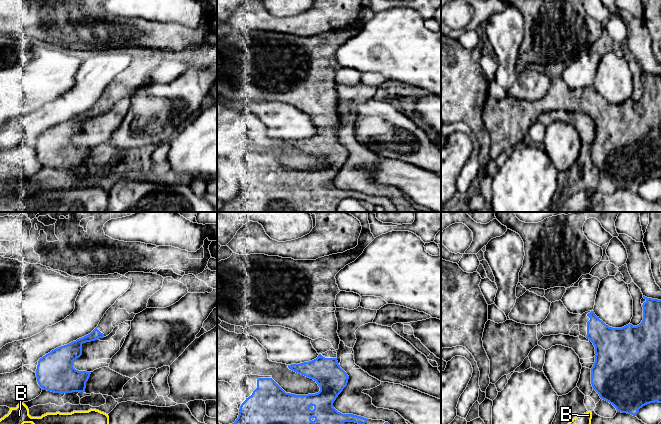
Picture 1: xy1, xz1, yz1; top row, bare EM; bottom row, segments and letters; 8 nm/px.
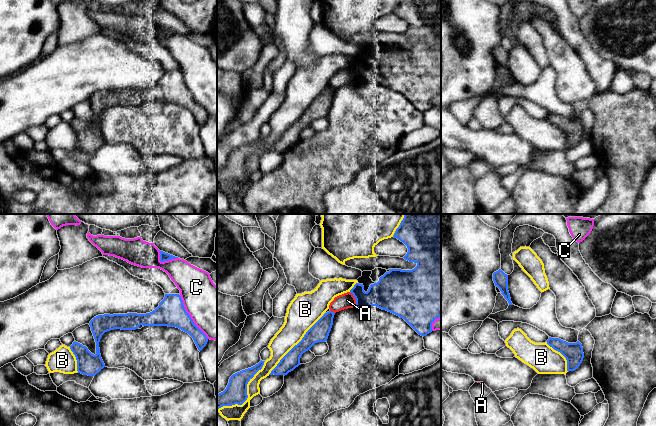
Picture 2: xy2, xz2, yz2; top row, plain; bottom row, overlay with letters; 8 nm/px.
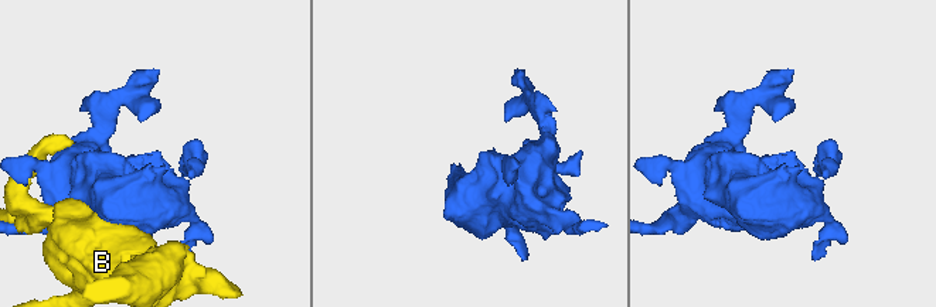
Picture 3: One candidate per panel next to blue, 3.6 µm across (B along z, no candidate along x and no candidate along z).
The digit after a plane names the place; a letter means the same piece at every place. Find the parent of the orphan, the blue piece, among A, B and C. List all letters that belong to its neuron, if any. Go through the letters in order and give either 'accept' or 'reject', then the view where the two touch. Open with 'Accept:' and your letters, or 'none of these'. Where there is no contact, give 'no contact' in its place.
Accept: none of these
A: reject | xz2
B: reject | xz2
C: reject | xy2

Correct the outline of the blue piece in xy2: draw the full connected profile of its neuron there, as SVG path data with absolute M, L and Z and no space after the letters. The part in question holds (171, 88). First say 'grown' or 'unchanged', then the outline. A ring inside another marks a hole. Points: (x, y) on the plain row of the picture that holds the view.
unchanged; M165 70L159 82L150 89L137 90L104 90L94 93L90 99L91 107L96 118L96 130L92 130L86 122L73 118L71 127L77 136L77 147L83 151L95 152L105 140L101 134L99 118L102 111L110 106L135 106L143 102L168 102L176 103L188 109L201 127L207 120L208 114L194 100L186 88L179 70Z

